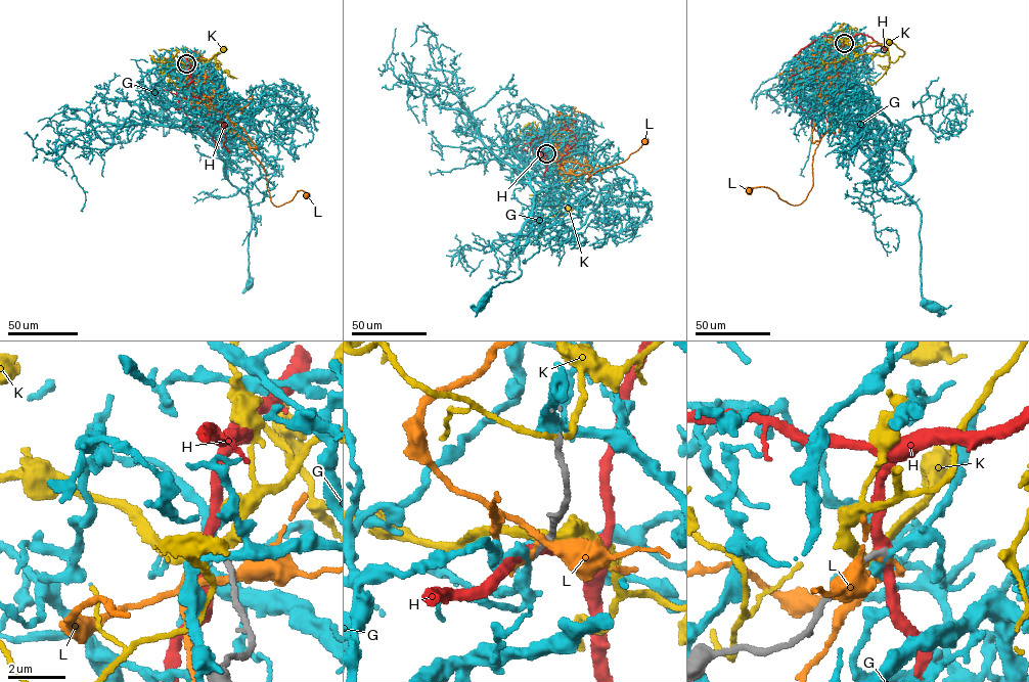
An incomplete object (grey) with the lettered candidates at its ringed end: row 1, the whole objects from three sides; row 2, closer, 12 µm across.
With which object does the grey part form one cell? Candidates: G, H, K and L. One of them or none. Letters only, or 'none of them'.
none of them

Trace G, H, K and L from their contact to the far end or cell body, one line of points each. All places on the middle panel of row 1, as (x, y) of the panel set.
G: (546, 152), (537, 158), (557, 156), (554, 192), (546, 203), (534, 192), (518, 243), (521, 275), (481, 303)
H: (546, 152), (550, 151), (564, 116), (561, 132), (570, 151), (571, 148), (560, 160), (563, 166)
K: (547, 152), (562, 161), (569, 194), (557, 206), (560, 209), (555, 215), (541, 217), (551, 219), (569, 209)
L: (547, 152), (555, 145), (555, 162), (565, 173), (590, 175), (585, 181), (623, 162), (643, 140)

